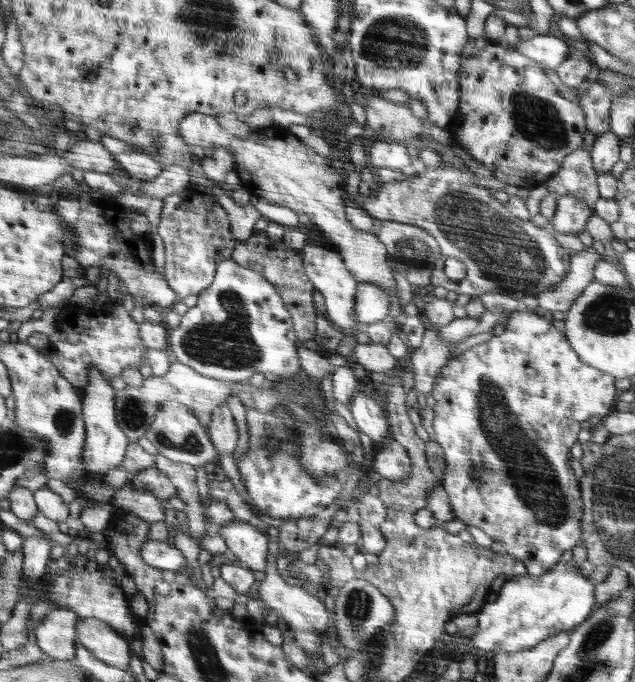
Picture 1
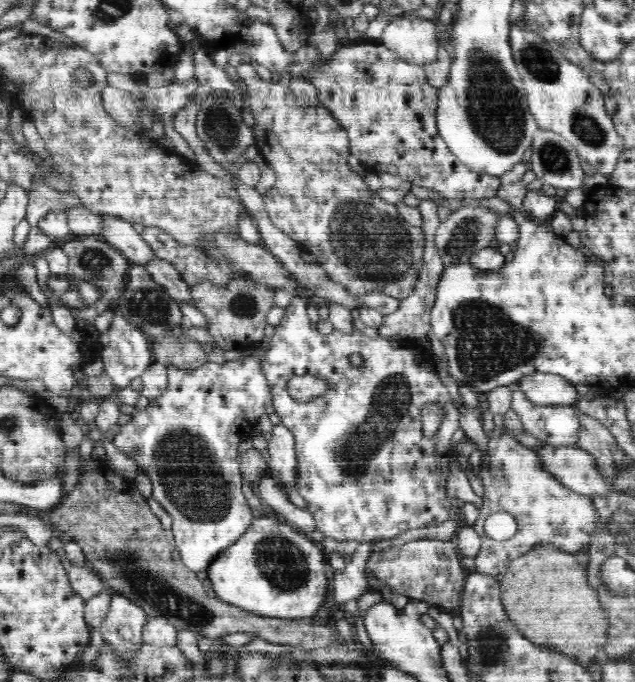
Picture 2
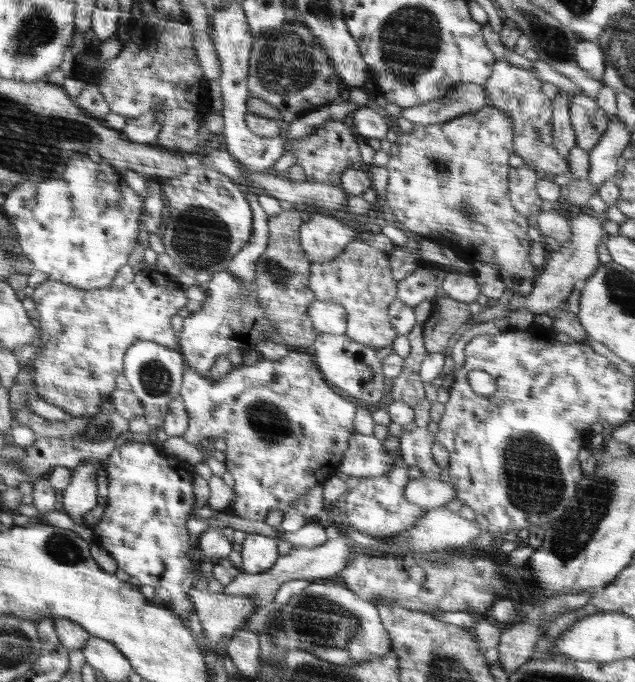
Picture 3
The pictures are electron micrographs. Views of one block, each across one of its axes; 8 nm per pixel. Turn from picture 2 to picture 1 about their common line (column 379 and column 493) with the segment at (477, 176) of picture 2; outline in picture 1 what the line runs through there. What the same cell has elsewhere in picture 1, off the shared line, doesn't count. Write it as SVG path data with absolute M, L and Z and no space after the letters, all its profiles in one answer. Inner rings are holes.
M504 43L487 44L478 52L465 57L458 79L460 102L456 114L446 125L450 138L493 172L494 177L502 183L529 191L546 184L561 167L564 157L583 145L587 128L580 104L560 96L543 67Z

